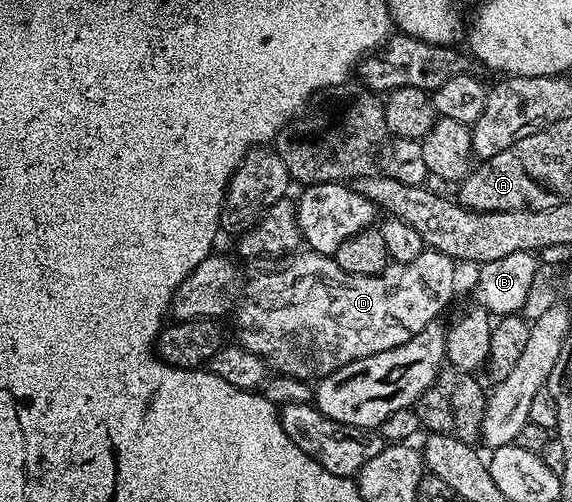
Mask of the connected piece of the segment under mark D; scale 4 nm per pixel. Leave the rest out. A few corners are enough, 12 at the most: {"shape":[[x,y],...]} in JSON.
{"shape":[[310,248],[246,279],[238,345],[318,380],[436,321],[456,259],[350,274]]}

